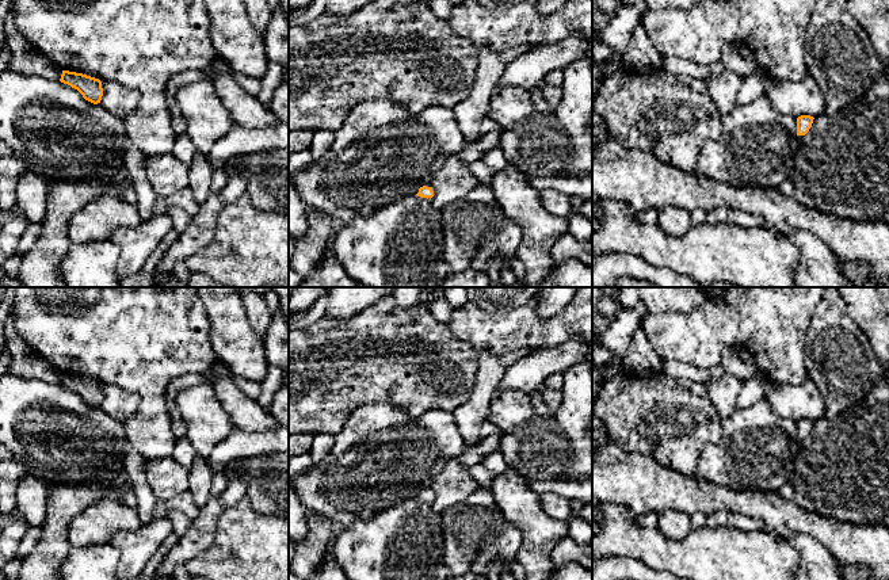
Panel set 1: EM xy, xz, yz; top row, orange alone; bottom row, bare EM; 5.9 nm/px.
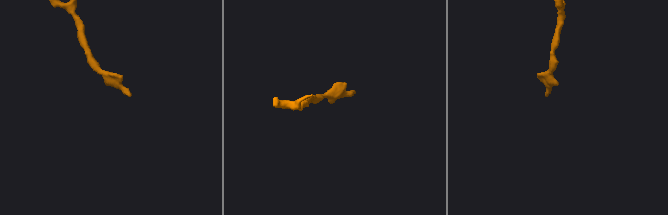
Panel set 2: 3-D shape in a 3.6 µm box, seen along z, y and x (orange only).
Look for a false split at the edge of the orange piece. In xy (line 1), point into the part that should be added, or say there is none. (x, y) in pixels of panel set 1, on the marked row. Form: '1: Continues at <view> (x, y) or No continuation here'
1: No continuation here

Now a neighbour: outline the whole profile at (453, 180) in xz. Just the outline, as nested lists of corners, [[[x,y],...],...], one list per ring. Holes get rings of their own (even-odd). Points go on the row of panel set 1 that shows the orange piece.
[[[453,153],[431,180],[434,187],[431,202],[435,209],[442,210],[468,195],[477,184],[478,180],[472,175],[469,165],[461,159],[459,153]]]

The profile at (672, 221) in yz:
[[[667,207],[659,211],[657,225],[667,236],[680,237],[691,226],[691,213],[676,207]]]

